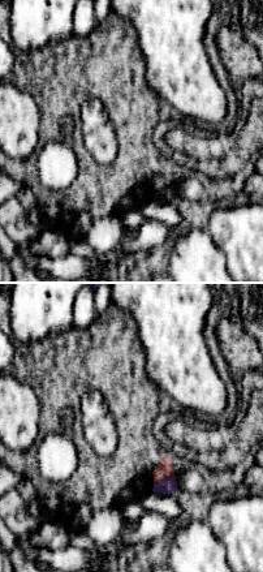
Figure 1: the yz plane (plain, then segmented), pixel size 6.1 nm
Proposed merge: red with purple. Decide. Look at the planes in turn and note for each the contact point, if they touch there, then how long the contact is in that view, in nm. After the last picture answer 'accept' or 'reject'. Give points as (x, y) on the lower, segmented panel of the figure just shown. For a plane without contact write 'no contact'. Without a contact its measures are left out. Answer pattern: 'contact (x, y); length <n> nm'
contact (164, 478); length 140 nm

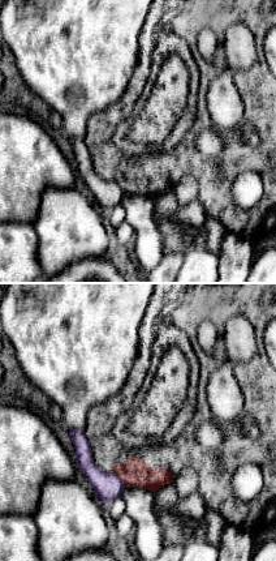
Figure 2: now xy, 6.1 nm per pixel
contact (120, 478); length 120 nm

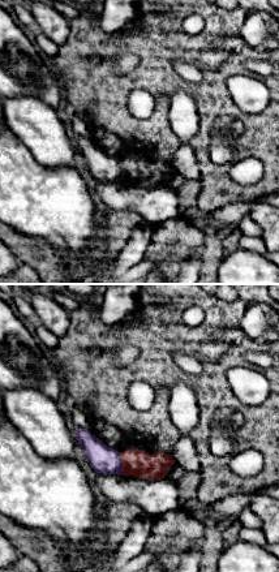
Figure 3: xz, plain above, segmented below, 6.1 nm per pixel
contact (121, 463); length 130 nm

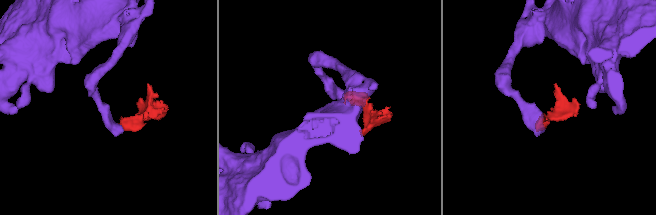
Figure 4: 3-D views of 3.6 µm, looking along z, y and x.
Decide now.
reject

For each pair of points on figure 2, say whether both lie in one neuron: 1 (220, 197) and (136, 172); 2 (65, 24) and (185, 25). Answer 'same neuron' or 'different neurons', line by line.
1: same neuron
2: different neurons

